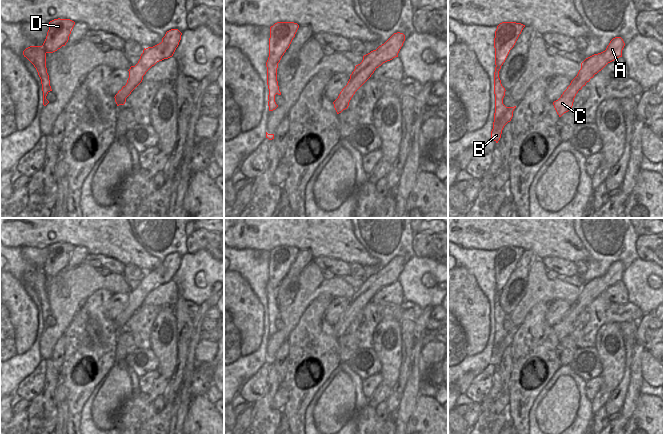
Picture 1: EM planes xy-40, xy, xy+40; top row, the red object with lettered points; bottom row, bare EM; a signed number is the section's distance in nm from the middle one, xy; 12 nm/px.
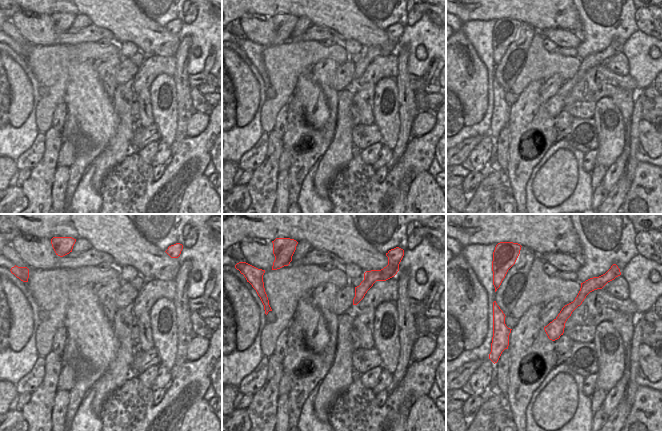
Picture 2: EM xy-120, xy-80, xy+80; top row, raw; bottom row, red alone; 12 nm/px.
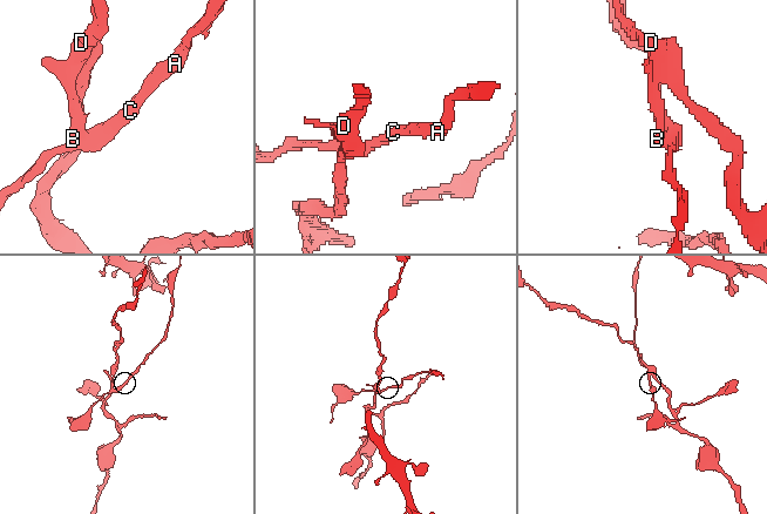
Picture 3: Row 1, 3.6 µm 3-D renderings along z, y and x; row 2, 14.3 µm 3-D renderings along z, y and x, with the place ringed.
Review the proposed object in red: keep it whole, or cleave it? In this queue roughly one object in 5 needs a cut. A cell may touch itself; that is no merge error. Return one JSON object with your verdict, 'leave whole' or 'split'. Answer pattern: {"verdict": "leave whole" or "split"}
{"verdict": "split"}

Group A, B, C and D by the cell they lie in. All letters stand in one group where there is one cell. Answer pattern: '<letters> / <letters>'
A B C / D

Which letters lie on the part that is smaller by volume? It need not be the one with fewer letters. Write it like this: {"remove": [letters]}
{"remove": ["A", "B", "C"]}

